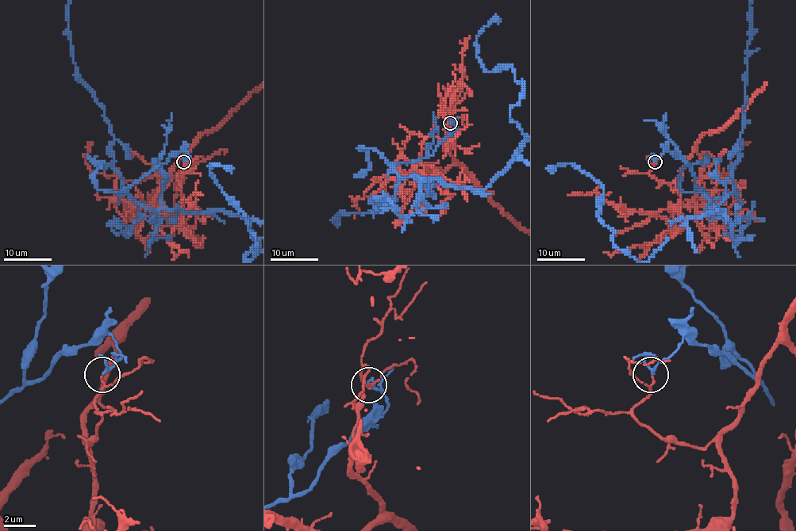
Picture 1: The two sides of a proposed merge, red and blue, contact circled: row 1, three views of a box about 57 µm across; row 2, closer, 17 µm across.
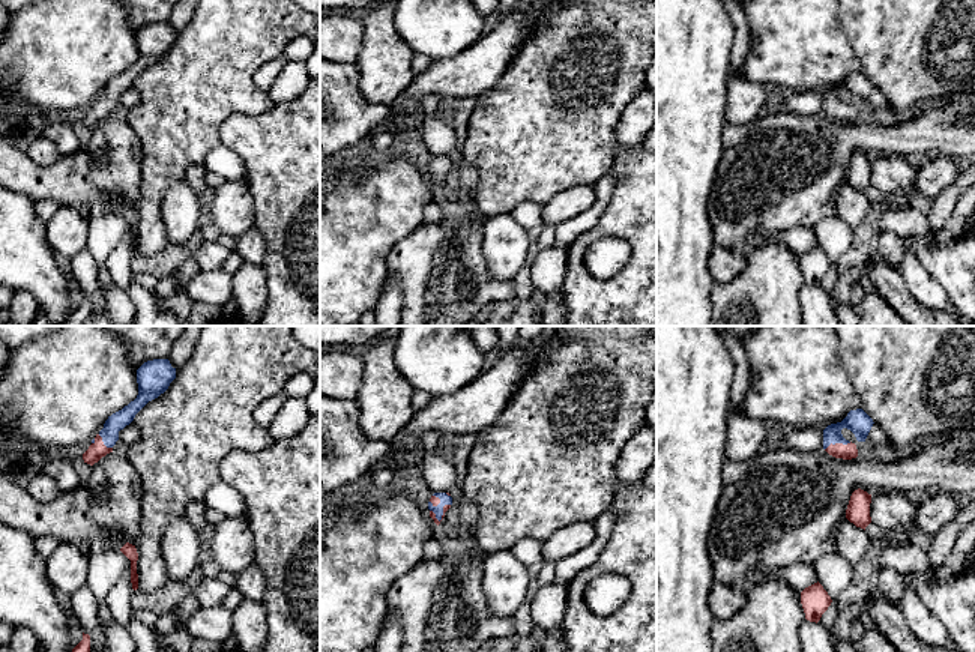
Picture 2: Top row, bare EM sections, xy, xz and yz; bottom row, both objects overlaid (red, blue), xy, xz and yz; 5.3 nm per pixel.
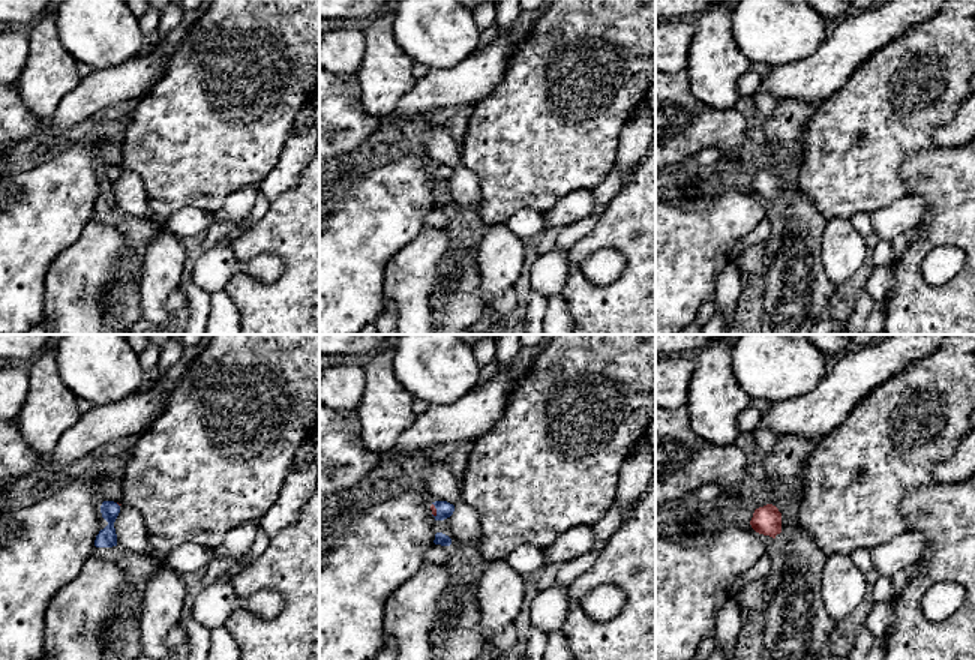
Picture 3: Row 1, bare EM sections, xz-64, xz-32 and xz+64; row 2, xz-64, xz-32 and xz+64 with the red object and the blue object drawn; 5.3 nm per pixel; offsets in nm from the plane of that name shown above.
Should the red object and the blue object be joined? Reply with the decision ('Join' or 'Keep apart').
Keep apart

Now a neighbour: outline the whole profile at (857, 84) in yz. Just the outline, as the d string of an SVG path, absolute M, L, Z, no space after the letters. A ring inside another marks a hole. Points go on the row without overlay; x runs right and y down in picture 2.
M862 72L850 74L841 86L831 87L823 93L823 113L831 107L850 107L843 101L843 92L850 93L858 105L865 105L873 87L873 83Z

